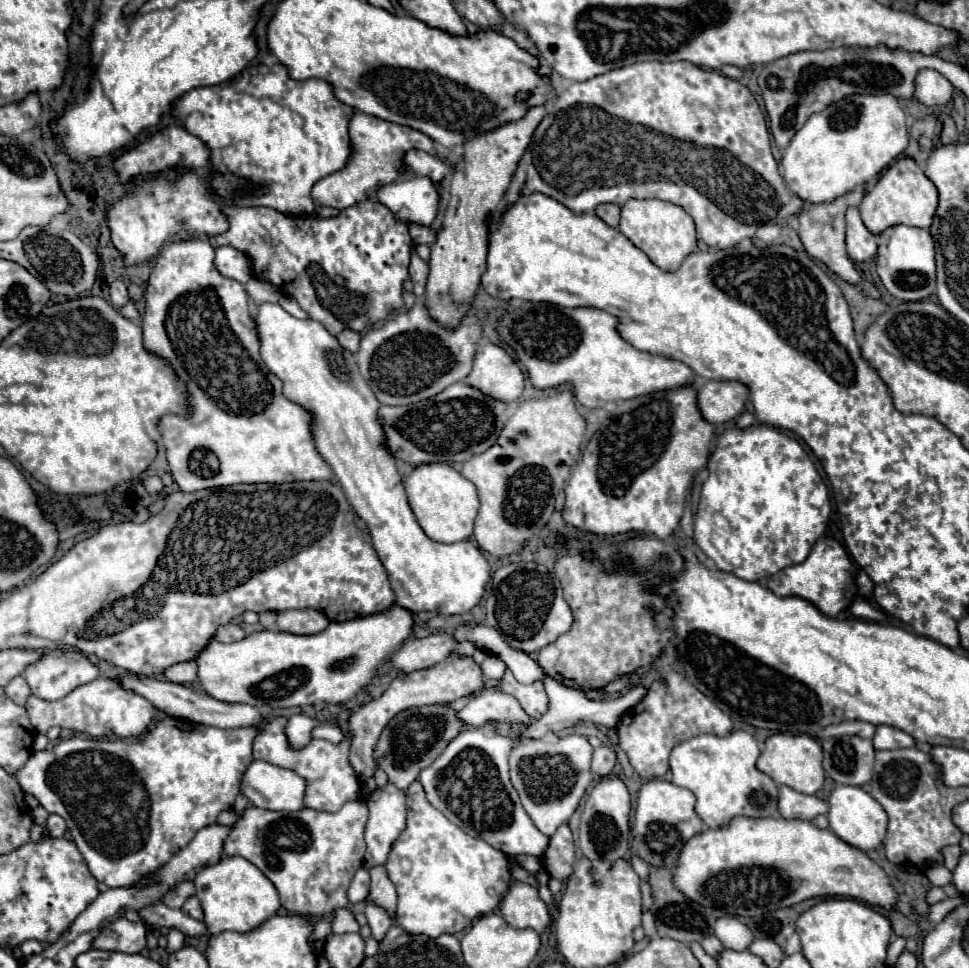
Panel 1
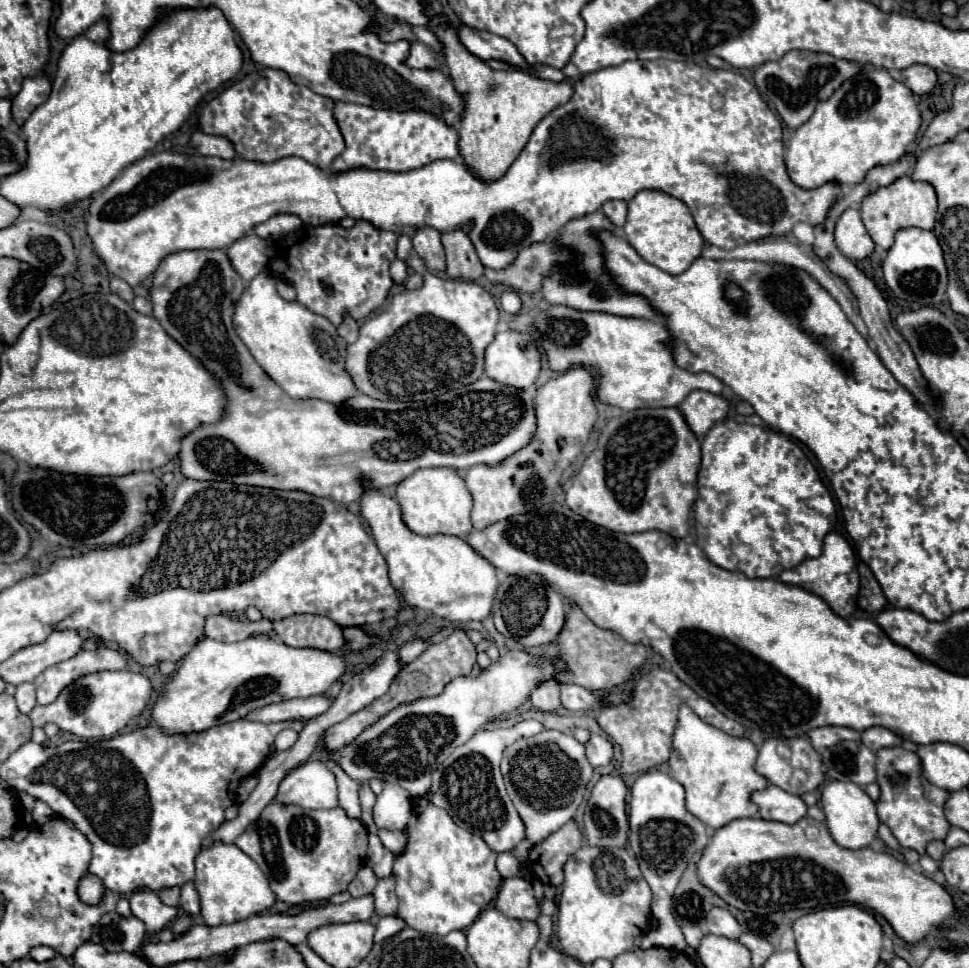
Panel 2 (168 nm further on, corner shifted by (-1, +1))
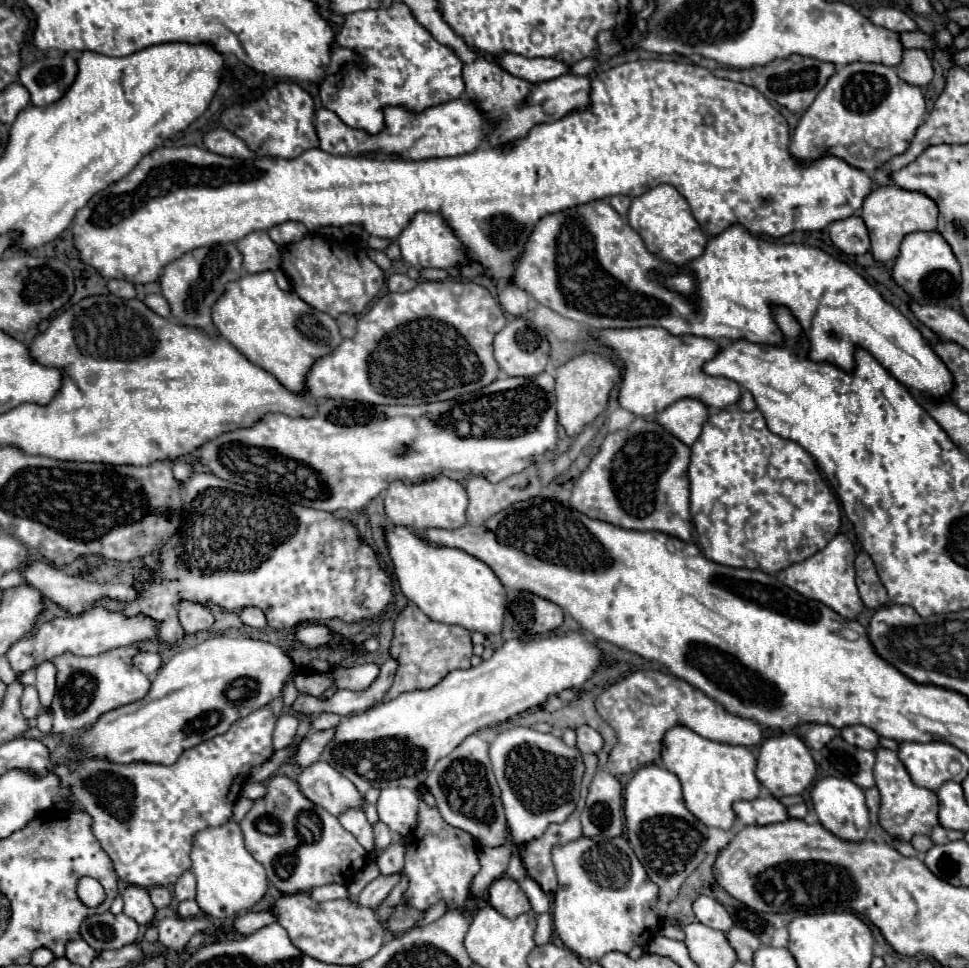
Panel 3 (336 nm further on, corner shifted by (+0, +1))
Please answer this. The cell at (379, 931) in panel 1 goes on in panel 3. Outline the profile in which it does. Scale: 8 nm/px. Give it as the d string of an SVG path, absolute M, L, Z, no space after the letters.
M392 842L390 848L386 852L382 852L382 856L378 856L376 860L380 874L382 876L392 876L404 870L404 844L402 842Z

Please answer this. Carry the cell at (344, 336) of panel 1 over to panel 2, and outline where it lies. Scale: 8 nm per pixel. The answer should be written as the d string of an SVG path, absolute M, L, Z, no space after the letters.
M345 316L345 320L343 320L343 324L339 324L339 328L337 328L337 332L339 332L339 336L343 336L345 338L345 342L355 342L357 340L357 334L359 334L359 322L357 320L353 320L351 316Z

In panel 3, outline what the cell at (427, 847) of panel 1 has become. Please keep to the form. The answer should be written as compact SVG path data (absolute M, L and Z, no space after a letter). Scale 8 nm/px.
M421 793L419 798L418 826L414 828L412 838L406 846L404 876L408 878L408 890L402 896L402 904L422 912L436 902L446 902L448 910L462 910L470 914L482 902L482 898L476 898L470 890L474 876L480 872L476 842L468 832L446 824L438 808L424 804Z

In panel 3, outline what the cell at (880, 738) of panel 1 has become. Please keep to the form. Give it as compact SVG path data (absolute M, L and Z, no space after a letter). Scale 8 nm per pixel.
M850 726L842 730L842 738L848 740L848 744L854 744L858 748L876 750L880 746L880 736L868 728L868 726Z

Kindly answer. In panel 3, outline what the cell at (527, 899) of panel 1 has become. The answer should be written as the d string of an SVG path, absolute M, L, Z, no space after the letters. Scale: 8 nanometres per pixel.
M498 878L494 880L494 884L490 886L490 904L506 918L514 920L518 918L520 914L526 914L532 910L526 894L522 892L522 888L510 880L510 878Z

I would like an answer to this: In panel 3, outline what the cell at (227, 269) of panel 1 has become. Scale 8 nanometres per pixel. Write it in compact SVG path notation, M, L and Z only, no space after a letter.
M250 232L250 236L236 242L236 248L242 254L244 272L254 274L264 270L280 270L280 248L266 232Z

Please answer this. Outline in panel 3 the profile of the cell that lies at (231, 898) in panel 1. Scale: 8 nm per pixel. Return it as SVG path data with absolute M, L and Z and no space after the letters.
M230 820L218 828L206 828L196 834L192 846L192 872L198 882L196 902L200 910L214 920L232 920L234 916L256 906L268 890L268 880L262 864L258 864L244 848L240 826Z

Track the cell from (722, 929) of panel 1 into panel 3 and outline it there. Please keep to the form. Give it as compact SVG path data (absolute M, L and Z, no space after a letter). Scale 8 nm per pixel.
M700 896L694 902L694 914L696 914L698 922L702 922L714 930L720 930L720 932L728 932L734 926L734 922L728 916L728 912L724 910L724 906L708 896Z

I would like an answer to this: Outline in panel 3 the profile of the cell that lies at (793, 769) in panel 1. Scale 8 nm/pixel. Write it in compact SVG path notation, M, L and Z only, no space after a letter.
M780 734L766 738L760 746L758 754L758 766L756 766L756 778L776 796L792 796L792 794L802 794L810 784L814 782L816 776L816 764L812 760L812 754L808 746L800 740L796 734Z

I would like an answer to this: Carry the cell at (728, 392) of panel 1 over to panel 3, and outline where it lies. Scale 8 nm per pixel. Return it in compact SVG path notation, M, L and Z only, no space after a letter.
M682 398L656 416L656 422L662 424L676 438L680 438L686 446L694 444L706 420L708 420L708 406L696 398Z

